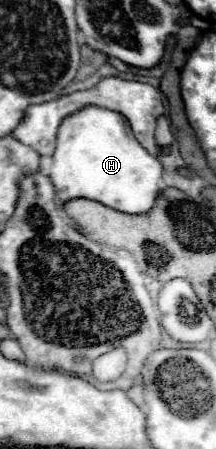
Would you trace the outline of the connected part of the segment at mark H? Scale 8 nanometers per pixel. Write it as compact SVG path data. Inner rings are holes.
M84 107L80 113L74 113L62 121L58 129L58 145L52 155L50 179L56 189L60 205L68 203L70 199L86 197L86 199L104 203L116 211L134 213L134 215L148 213L154 207L164 187L162 185L162 163L156 157L152 157L146 149L142 149L142 145L134 139L128 121L124 121L120 113L100 109L100 107Z

